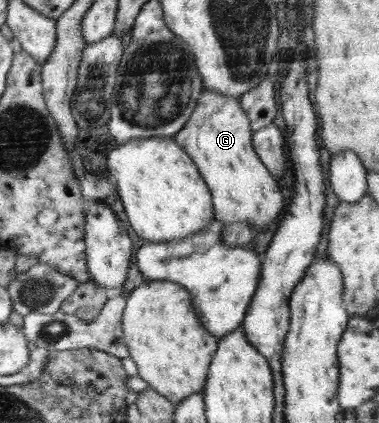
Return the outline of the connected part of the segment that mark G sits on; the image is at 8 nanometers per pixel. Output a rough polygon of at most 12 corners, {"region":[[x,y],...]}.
{"region":[[203,89],[173,138],[214,218],[259,233],[283,195],[240,98]]}

